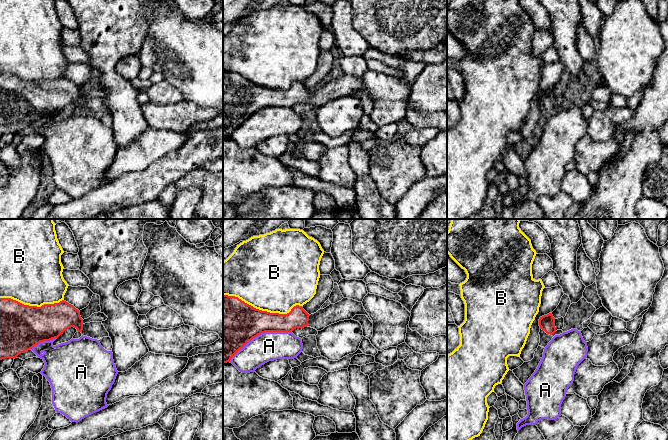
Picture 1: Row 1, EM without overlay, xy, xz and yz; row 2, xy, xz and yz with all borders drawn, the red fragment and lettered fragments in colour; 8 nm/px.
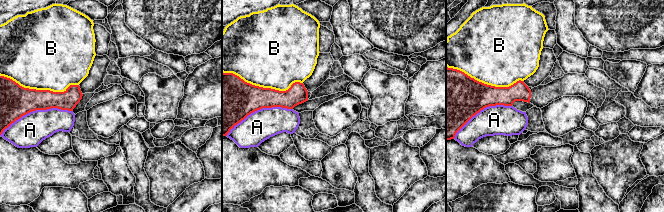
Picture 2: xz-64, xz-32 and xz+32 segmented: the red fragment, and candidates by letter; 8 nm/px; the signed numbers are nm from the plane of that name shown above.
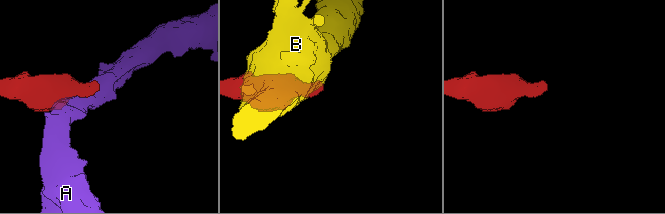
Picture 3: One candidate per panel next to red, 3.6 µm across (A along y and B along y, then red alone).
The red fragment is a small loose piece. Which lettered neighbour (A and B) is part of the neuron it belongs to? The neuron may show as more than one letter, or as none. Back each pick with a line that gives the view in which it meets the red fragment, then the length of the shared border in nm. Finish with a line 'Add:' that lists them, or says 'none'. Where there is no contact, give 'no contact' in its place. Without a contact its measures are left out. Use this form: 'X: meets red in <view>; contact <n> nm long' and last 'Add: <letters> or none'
Add: none

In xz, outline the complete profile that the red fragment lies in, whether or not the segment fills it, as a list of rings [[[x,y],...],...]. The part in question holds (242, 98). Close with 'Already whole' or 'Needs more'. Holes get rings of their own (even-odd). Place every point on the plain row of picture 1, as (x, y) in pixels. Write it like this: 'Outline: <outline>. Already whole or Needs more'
Outline: [[[223,71],[223,139],[249,117],[265,108],[292,108],[296,104],[311,103],[317,107],[339,97],[366,91],[373,99],[362,78],[343,74],[309,91],[296,81],[287,90],[270,89],[254,84],[235,72]]]. Needs more

